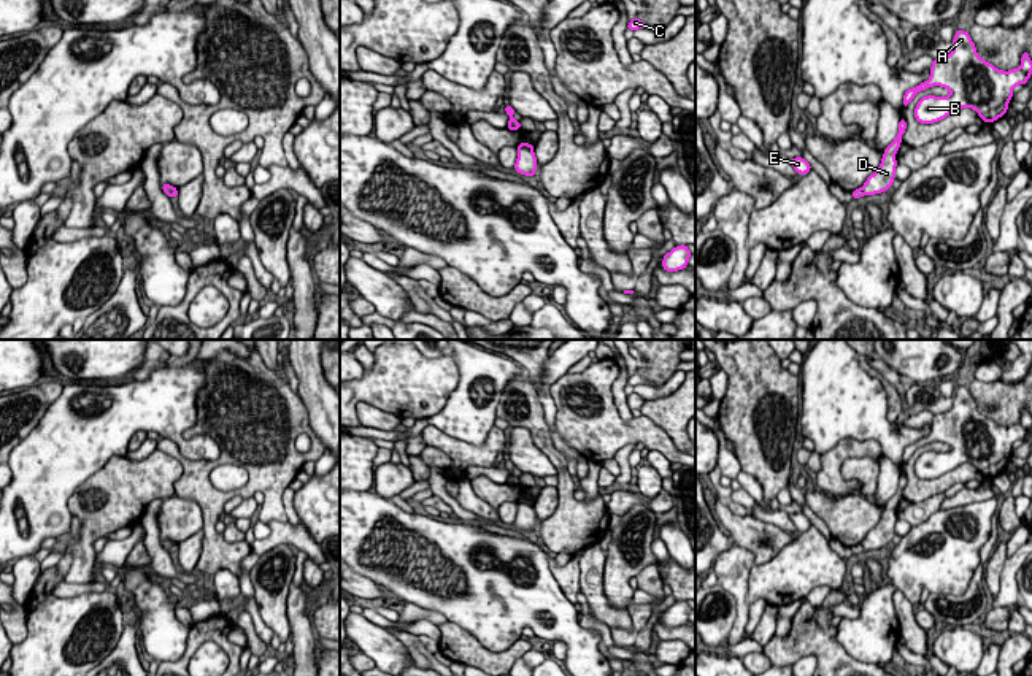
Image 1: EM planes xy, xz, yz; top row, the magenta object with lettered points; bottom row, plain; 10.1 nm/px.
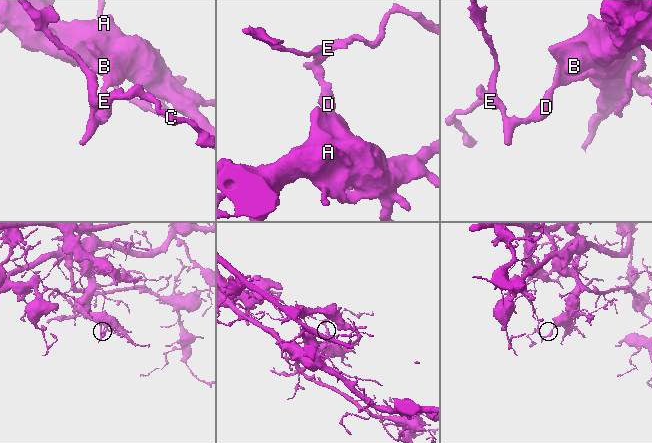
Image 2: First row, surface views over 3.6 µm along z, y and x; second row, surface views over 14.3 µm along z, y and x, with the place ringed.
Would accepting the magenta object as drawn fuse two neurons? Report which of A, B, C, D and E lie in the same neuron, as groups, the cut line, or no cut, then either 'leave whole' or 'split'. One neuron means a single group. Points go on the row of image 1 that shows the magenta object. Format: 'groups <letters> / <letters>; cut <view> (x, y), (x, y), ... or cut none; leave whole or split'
groups A B D / C E; cut yz (1020, 67), (1029, 76); split

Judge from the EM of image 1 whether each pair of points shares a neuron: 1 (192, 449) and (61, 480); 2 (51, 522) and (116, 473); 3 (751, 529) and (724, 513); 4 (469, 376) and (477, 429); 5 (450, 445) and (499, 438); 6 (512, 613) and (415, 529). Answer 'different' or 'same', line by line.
1: same
2: different
3: same
4: same
5: same
6: same

